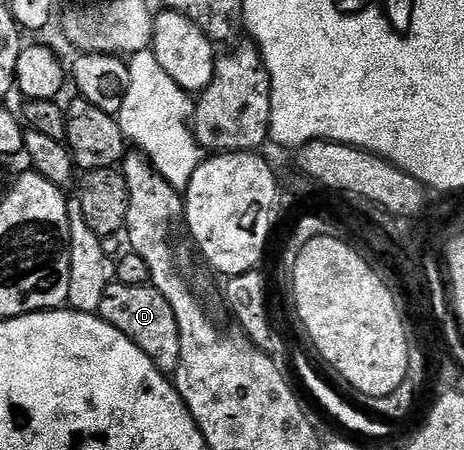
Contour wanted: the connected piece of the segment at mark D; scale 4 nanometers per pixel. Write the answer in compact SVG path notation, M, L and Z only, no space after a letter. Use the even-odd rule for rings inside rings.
M118 280L112 281L105 290L102 298L99 317L110 323L118 332L122 332L150 360L165 372L174 372L180 363L182 356L182 340L178 330L178 316L174 314L174 308L170 306L170 300L155 286L149 284L122 284Z

